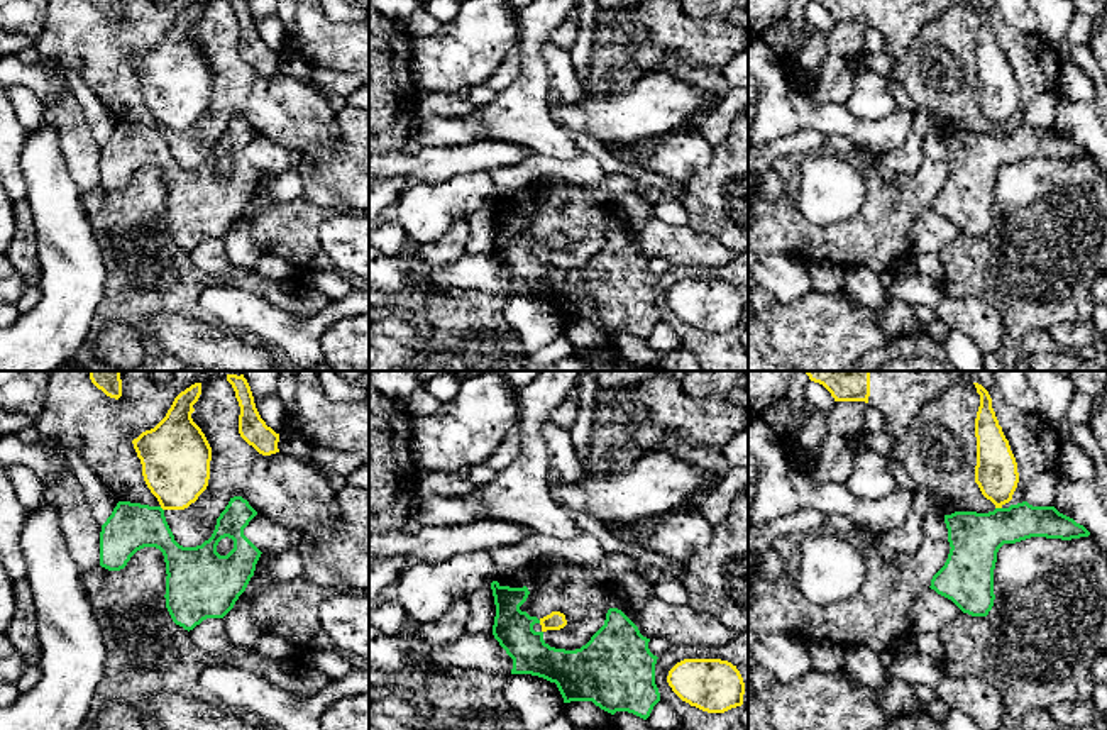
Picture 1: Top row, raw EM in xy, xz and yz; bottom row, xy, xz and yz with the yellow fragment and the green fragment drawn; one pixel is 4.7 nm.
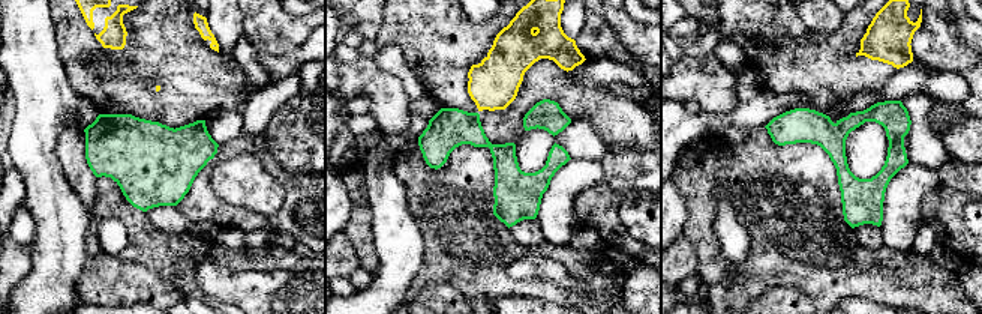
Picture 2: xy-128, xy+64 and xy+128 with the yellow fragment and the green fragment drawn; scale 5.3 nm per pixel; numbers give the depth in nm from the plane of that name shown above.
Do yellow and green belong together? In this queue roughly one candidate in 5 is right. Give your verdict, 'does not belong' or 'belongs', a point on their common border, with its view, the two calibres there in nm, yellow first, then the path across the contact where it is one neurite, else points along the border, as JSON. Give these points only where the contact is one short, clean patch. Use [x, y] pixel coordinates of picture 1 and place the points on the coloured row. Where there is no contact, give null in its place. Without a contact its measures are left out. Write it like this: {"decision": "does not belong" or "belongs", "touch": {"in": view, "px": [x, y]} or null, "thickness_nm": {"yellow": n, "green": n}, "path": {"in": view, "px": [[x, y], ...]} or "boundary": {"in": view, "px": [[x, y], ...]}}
{"decision": "does not belong", "touch": {"in": "yz", "px": [999, 507]}, "thickness_nm": {"yellow": 200, "green": 240}, "boundary": {"in": "yz", "px": [[996, 507], [1001, 508]]}}

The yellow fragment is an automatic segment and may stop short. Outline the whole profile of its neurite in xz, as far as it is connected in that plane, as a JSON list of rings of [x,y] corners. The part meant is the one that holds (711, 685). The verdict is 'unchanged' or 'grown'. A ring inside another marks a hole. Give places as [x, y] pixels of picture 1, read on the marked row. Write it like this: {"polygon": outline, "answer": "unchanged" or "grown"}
{"polygon": [[[684,659],[669,671],[667,683],[682,701],[708,713],[743,705],[743,677],[728,661]]], "answer": "unchanged"}

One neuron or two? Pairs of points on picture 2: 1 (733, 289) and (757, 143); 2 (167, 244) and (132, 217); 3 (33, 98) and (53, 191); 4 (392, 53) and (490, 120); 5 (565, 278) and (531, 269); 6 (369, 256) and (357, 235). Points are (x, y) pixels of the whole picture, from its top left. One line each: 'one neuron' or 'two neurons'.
1: one neuron
2: one neuron
3: one neuron
4: two neurons
5: one neuron
6: one neuron

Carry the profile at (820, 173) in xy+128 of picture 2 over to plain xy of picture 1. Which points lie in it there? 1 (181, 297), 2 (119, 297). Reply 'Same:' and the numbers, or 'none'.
Same: 1, 2

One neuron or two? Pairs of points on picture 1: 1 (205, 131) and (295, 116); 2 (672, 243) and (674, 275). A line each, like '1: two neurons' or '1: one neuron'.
1: one neuron
2: two neurons

